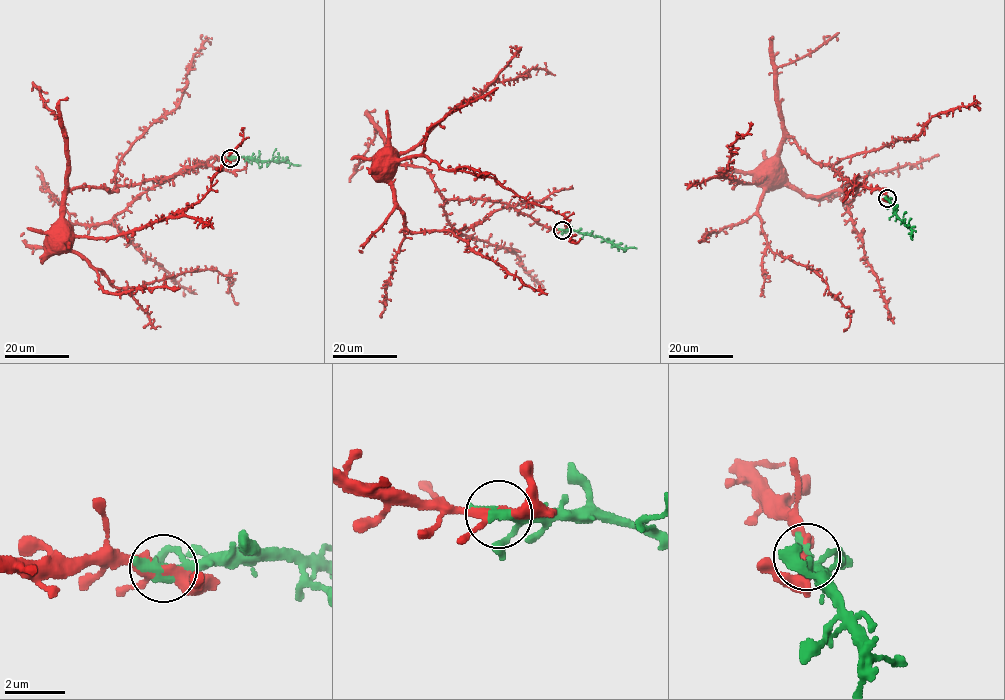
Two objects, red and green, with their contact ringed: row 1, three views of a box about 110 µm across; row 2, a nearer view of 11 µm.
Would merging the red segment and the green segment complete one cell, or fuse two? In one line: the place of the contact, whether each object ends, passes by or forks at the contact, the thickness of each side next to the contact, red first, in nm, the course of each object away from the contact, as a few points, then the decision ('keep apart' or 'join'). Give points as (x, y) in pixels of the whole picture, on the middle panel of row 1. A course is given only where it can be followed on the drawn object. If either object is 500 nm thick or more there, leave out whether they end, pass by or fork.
(562, 230) | red forks | green passes by | 280/320 nm | red via (562, 230), (505, 203), (446, 199), (422, 167), (386, 162), (418, 155), (490, 176), (581, 238) | green via (562, 230), (586, 232), (602, 236), (617, 247), (636, 248) | join

